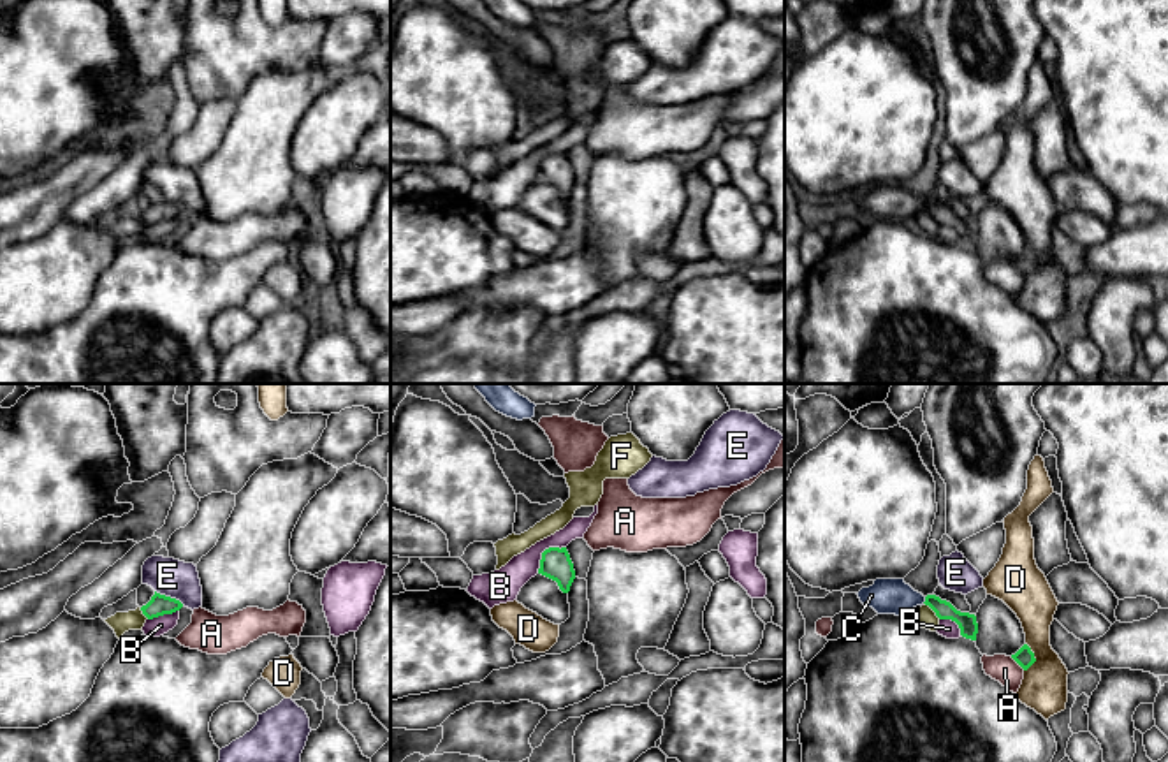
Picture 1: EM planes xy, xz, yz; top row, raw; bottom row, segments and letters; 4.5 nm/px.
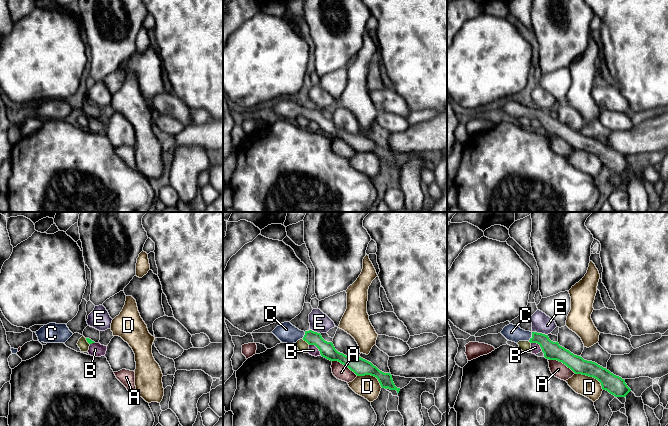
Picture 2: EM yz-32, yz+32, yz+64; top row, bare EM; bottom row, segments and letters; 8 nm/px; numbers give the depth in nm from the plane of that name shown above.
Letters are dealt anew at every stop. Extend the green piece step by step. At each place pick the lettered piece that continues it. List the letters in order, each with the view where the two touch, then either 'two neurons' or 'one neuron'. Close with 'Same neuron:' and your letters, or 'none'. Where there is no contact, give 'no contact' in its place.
A: yz | two neurons
B: xz | two neurons
C: yz | one neuron
D: yz | two neurons
E: xy | two neurons
F: yz | two neurons
Same neuron: C

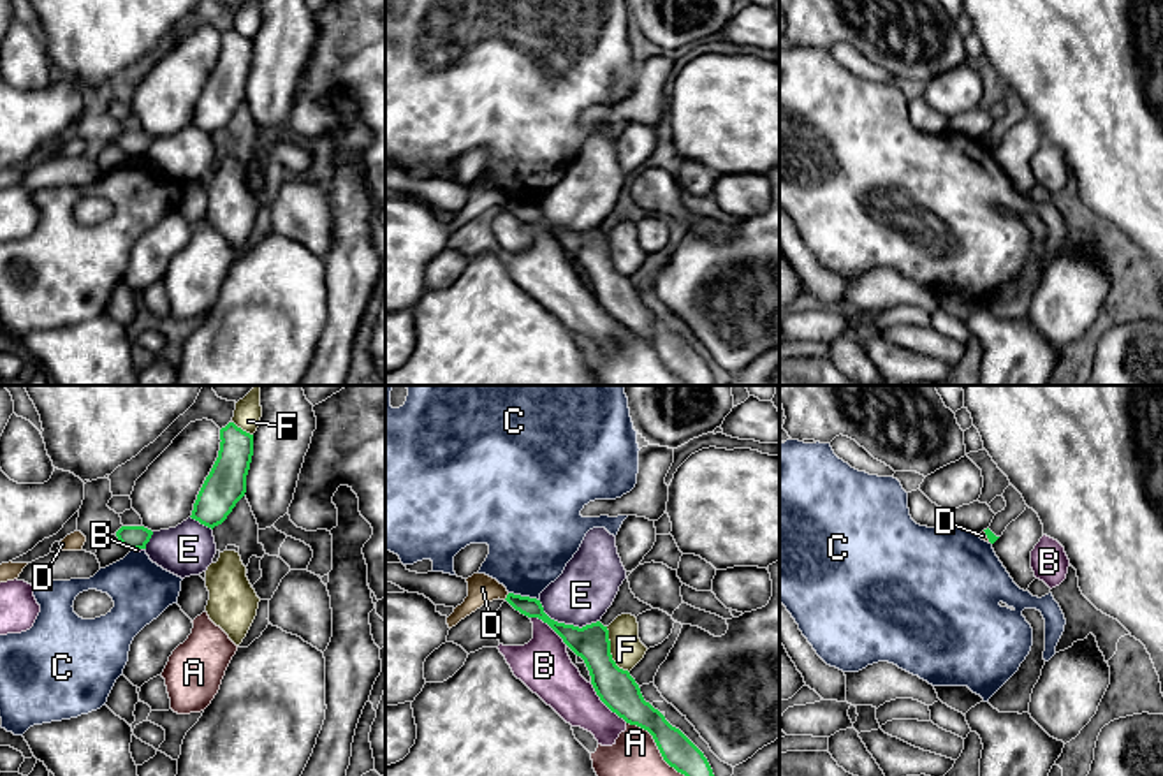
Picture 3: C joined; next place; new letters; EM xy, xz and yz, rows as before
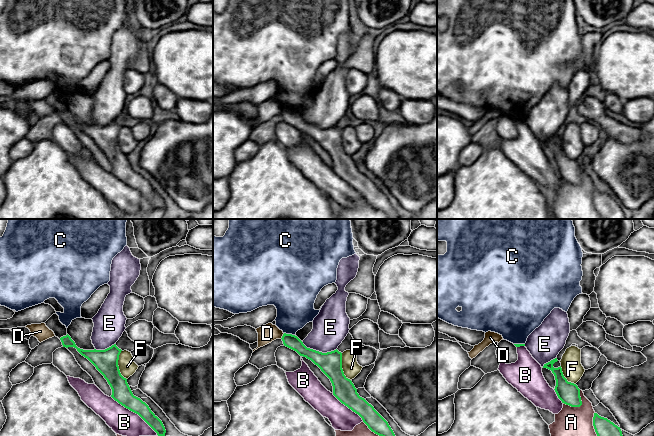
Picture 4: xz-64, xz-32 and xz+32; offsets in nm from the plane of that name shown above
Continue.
A: xz | two neurons
B: xz | two neurons
C: xz | two neurons
D: xz | two neurons
E: xz | two neurons
F: xz | two neurons
Same neuron: none

